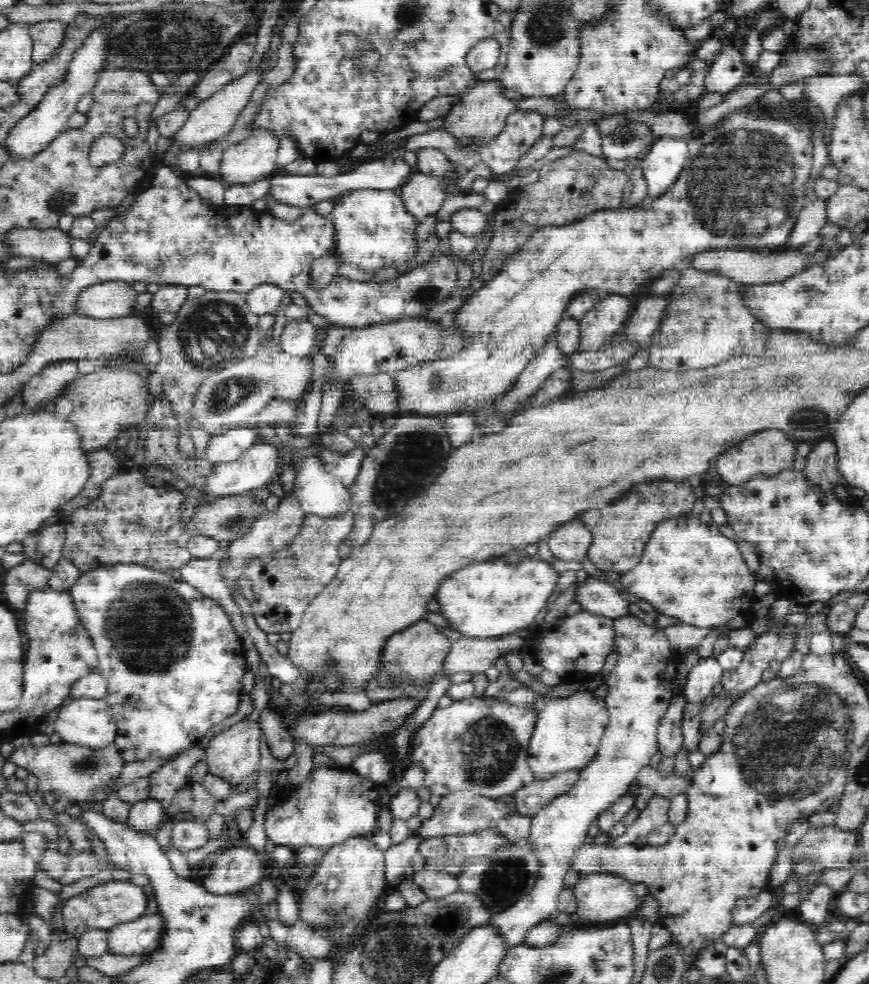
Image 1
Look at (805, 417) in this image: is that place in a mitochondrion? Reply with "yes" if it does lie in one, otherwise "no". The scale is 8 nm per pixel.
yes

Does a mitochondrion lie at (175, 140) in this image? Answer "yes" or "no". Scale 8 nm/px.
no

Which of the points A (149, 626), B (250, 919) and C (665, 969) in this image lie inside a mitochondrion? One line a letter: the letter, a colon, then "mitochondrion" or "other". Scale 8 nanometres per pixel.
A: mitochondrion
B: other
C: mitochondrion

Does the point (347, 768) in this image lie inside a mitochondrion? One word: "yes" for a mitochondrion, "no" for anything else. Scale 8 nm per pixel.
no

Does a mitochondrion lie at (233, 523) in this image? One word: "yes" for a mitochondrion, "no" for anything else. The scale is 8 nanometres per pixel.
yes

